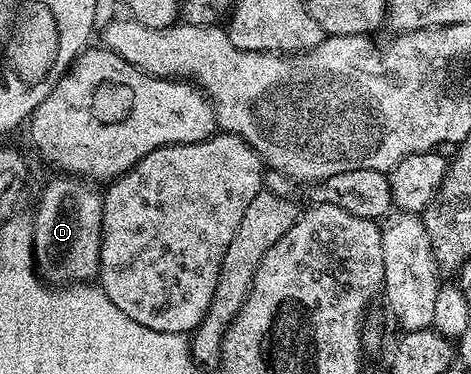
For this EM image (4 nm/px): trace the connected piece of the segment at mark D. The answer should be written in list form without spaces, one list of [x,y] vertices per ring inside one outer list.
[[[53,176],[37,202],[33,228],[33,261],[49,284],[85,284],[98,277],[101,265],[103,194],[92,181],[76,176]]]

